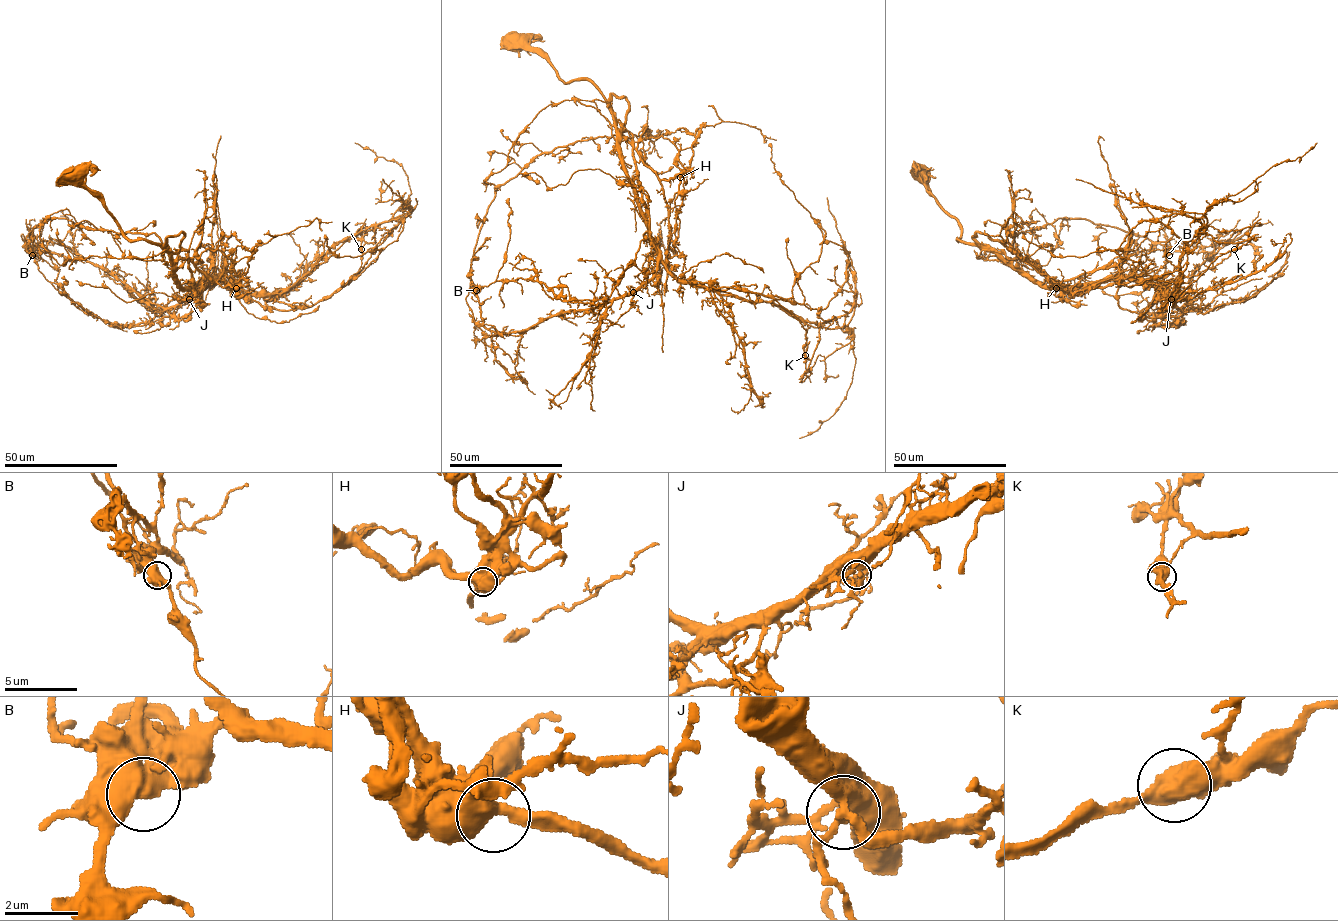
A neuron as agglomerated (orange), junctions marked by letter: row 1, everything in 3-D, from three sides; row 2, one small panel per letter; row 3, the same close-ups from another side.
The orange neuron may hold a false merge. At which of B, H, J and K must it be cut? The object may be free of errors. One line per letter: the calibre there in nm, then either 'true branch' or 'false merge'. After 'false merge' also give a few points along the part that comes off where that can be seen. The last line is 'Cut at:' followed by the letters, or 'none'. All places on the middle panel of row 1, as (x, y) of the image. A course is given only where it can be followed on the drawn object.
B: 750 nm | true branch
H: 600 nm | true branch
J: 360 nm | true branch
K: 600 nm | true branch
Cut at: none

